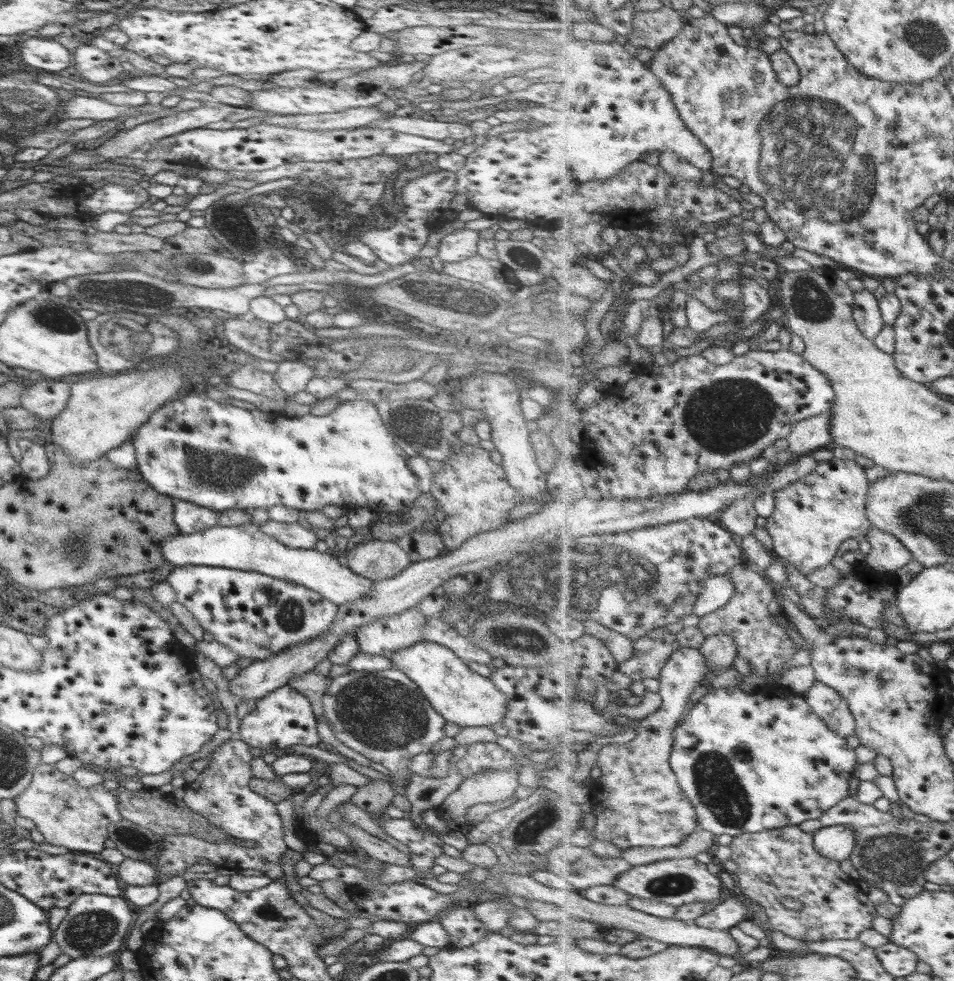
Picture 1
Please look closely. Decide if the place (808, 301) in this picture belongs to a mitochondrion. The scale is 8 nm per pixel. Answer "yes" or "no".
yes

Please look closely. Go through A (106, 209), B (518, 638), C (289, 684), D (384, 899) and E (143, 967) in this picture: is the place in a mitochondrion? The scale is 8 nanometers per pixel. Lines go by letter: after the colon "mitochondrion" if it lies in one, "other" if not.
A: other
B: mitochondrion
C: other
D: other
E: other

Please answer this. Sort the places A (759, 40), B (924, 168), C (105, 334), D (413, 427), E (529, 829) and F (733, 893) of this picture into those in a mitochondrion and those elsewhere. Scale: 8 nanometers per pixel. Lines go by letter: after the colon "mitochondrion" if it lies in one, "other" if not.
A: other
B: other
C: mitochondrion
D: mitochondrion
E: mitochondrion
F: other

